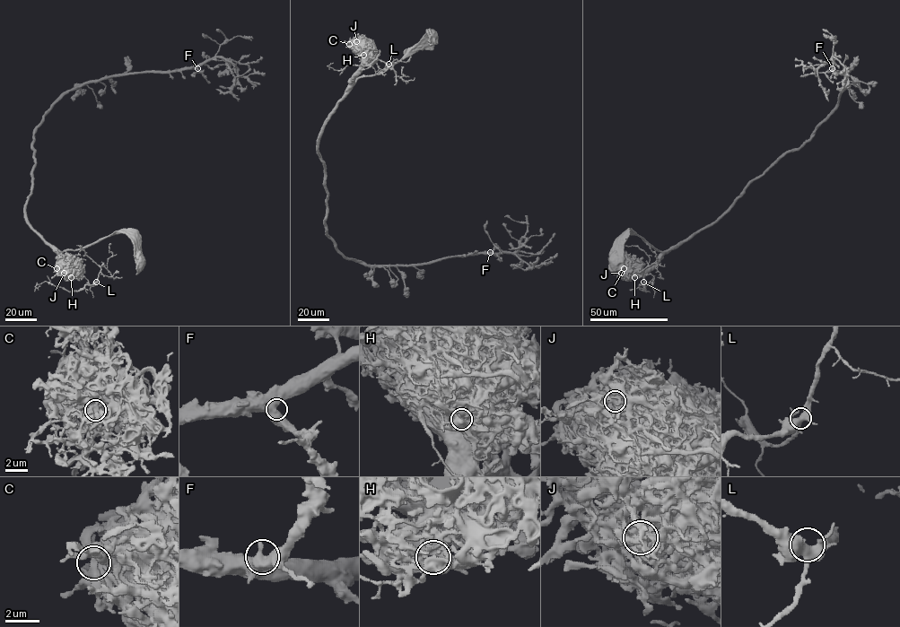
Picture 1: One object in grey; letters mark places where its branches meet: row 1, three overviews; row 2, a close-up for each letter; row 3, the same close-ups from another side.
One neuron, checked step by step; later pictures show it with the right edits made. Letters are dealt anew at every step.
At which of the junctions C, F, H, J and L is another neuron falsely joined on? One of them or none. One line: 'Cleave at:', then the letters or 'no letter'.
Cleave at: H

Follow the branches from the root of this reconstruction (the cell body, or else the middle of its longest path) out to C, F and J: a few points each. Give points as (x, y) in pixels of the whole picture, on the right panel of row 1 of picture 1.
C: (616, 263), (616, 239), (623, 233), (636, 234), (662, 253), (651, 266), (642, 272), (631, 272), (624, 268)
F: (616, 263), (623, 233), (668, 250), (713, 223), (751, 182), (798, 151), (838, 104), (844, 76), (832, 68)
J: (616, 263), (616, 239), (623, 233), (636, 234), (662, 253), (646, 270), (621, 273)

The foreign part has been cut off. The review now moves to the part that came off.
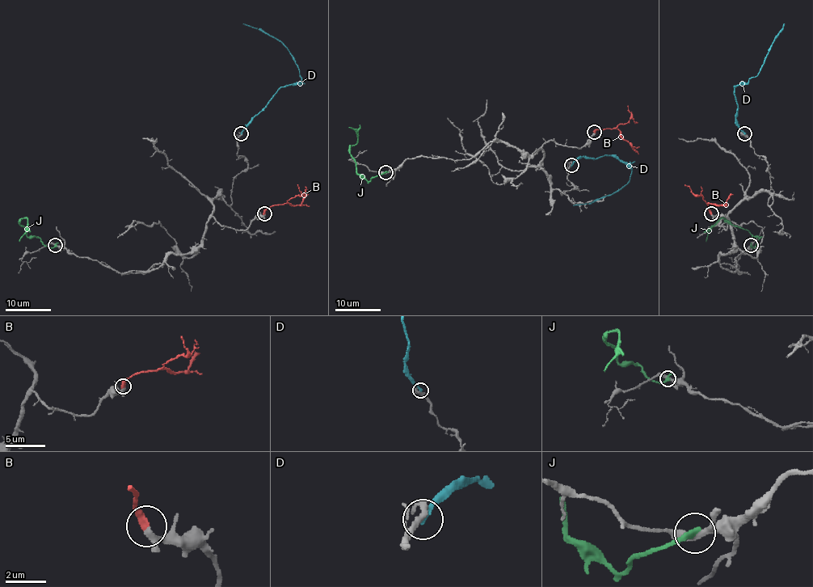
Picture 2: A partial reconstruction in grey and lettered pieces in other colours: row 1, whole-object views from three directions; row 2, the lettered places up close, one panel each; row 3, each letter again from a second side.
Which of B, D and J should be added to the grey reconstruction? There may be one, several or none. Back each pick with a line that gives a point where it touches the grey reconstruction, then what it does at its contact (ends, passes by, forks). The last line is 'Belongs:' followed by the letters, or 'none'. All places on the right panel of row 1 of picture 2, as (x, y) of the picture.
B: contact (711, 213); it ends
Belongs: B

